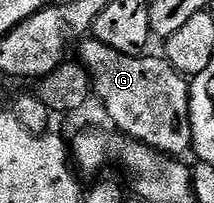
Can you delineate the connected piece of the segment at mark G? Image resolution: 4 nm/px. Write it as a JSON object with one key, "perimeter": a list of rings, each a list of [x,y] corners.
{"perimeter":[[[94,37],[84,38],[78,47],[78,62],[91,76],[94,94],[104,103],[110,126],[116,132],[149,145],[162,155],[183,157],[186,151],[188,154],[192,150],[189,117],[191,85],[188,76],[173,69],[166,58],[150,59],[147,53],[117,53],[117,49],[109,49],[109,45]]]}

